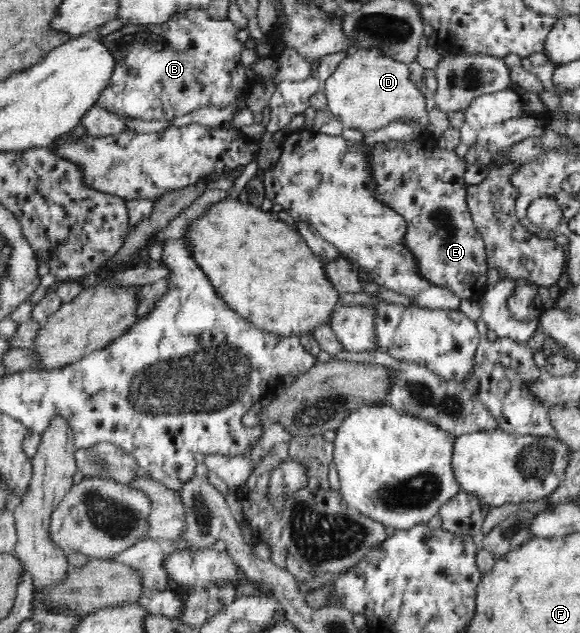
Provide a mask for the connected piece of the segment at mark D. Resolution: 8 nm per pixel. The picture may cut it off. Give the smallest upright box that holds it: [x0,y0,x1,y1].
[322,48,428,131]

